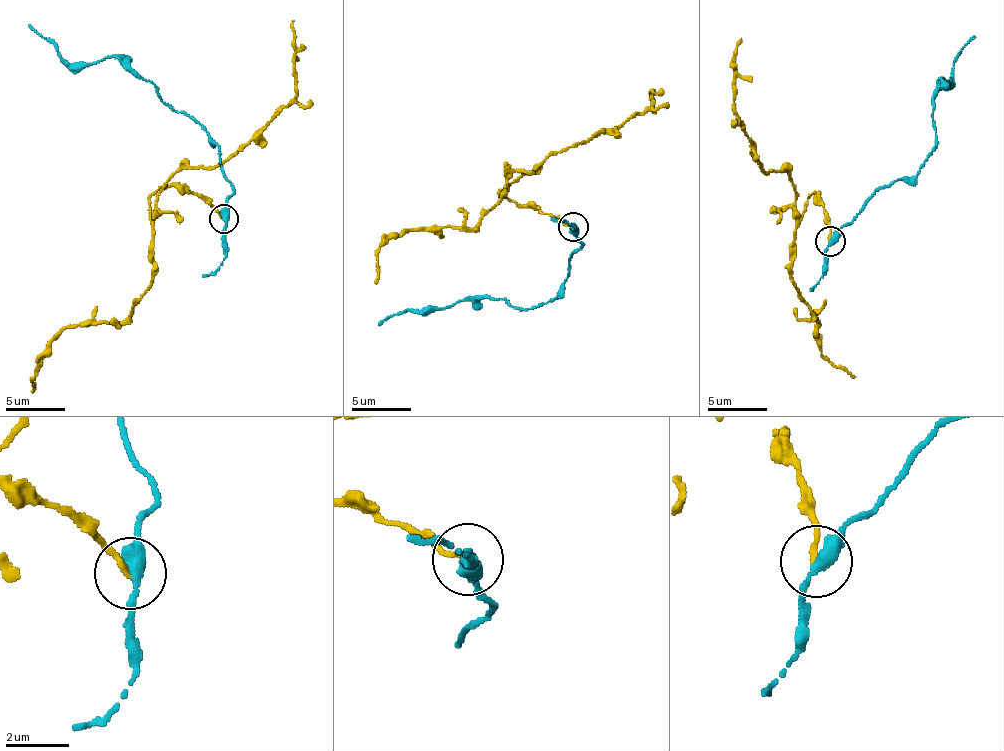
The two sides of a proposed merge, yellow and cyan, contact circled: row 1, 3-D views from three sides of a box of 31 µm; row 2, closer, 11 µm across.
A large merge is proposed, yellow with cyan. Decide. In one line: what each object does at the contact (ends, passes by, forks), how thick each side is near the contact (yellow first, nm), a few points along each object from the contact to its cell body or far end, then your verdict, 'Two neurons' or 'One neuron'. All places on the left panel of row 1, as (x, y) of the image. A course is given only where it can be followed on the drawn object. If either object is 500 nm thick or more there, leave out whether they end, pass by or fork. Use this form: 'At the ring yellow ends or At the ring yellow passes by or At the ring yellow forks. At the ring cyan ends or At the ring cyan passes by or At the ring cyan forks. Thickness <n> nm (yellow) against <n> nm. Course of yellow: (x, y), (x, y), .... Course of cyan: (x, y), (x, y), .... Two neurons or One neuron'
At the ring yellow ends. At the ring cyan passes by. Thickness 170 nm (yellow) against 380 nm. Course of yellow: (223, 218), (175, 186), (148, 200), (154, 213), (160, 188), (180, 169), (221, 163), (294, 98), (294, 21). Course of cyan: (223, 218), (233, 183), (196, 122), (173, 111), (152, 83), (117, 59), (70, 65), (29, 25). Two neurons

